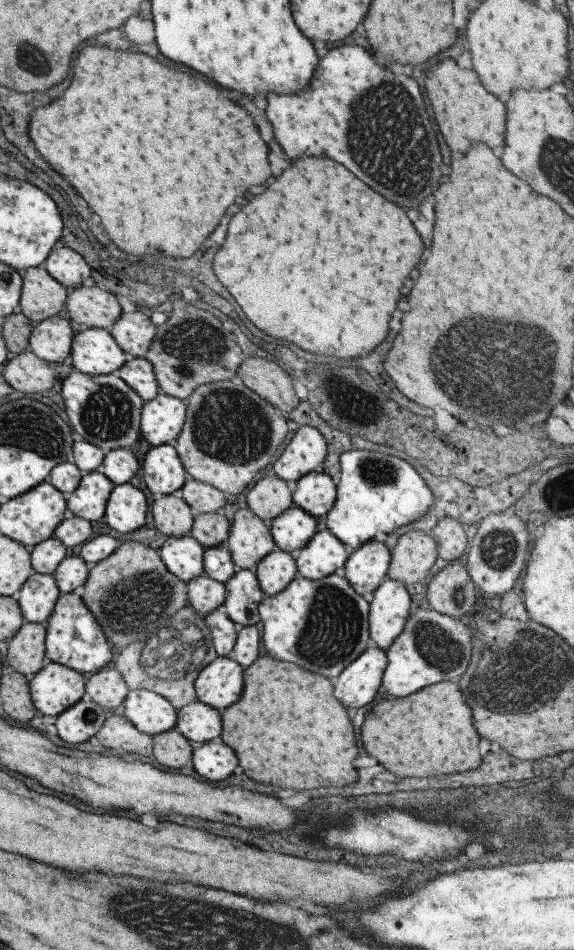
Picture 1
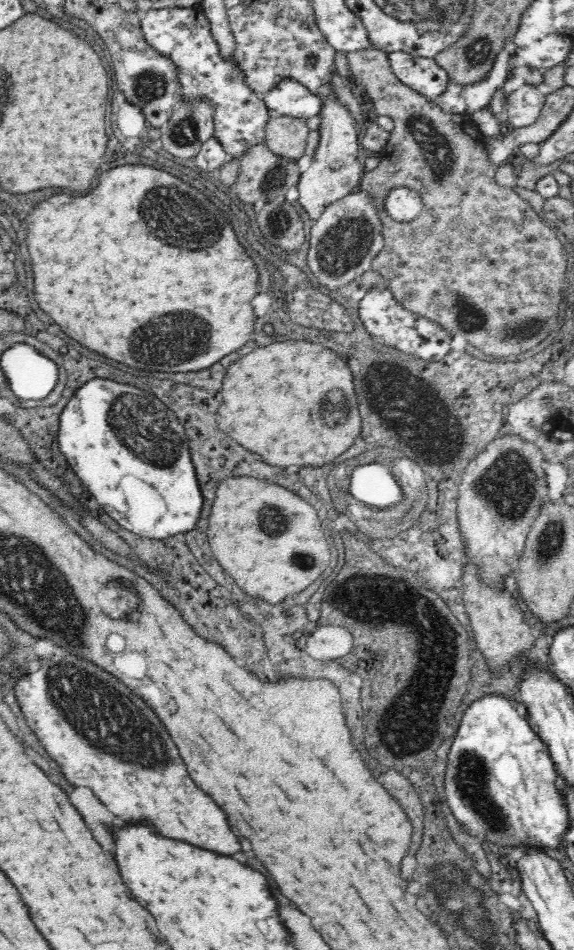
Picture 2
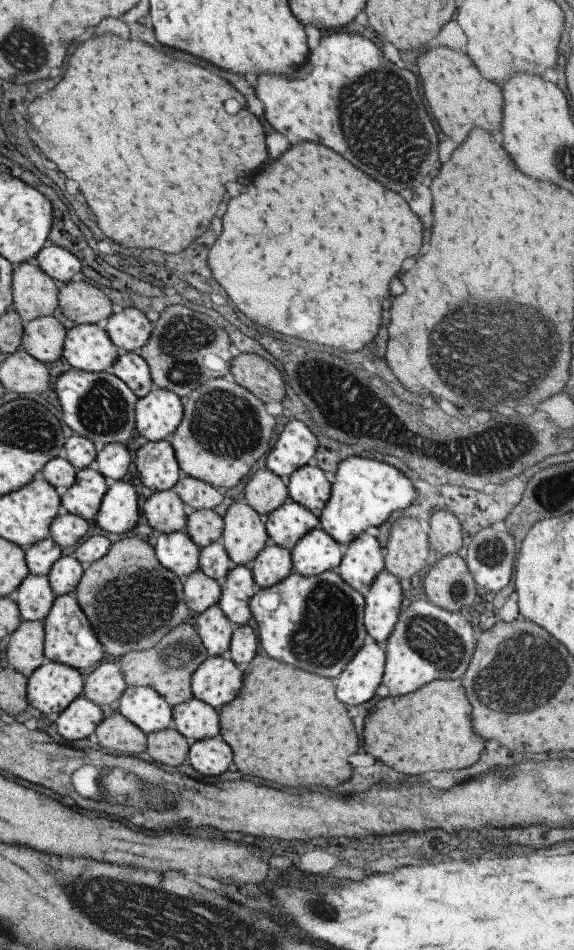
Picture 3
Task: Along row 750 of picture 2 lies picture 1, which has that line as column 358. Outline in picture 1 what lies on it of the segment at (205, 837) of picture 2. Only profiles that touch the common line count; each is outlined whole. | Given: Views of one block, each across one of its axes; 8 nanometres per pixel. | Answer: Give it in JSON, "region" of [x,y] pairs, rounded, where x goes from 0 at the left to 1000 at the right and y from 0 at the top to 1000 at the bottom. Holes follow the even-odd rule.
{"region":[[[591,48],[568,55],[563,61],[554,63],[547,79],[535,91],[507,100],[469,99],[462,118],[476,135],[479,147],[507,168],[524,164],[577,166],[580,171],[605,175],[605,179],[618,187],[632,189],[632,194],[646,196],[646,200],[692,215],[699,221],[726,219],[726,215],[733,215],[765,196],[768,164],[758,139],[751,143],[751,128],[744,126],[744,118],[733,107],[726,88],[709,80],[688,80],[678,74],[657,69],[650,59],[625,48]]]}

